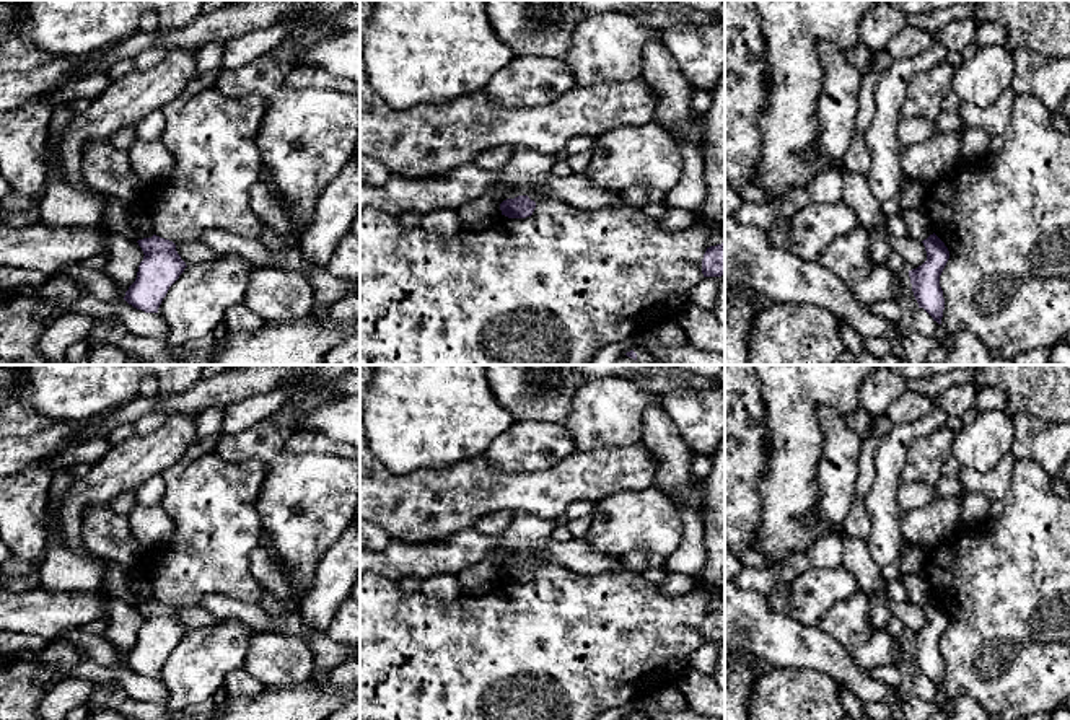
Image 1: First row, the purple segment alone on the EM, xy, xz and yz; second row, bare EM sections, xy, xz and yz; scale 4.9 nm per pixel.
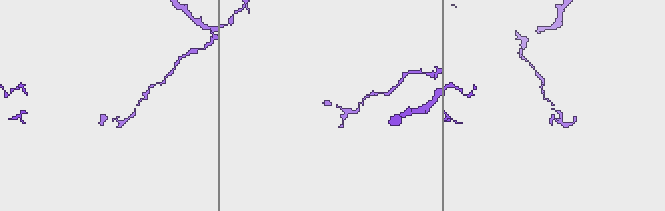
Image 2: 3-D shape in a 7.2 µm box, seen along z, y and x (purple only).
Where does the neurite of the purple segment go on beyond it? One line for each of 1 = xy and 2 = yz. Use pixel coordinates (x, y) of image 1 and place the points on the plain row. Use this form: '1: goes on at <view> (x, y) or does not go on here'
1: does not go on here
2: does not go on here

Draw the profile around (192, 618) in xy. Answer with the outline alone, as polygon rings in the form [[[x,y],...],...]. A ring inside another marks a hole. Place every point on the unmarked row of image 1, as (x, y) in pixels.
[[[200,606],[178,608],[176,616],[181,621],[181,624],[186,627],[186,630],[208,627],[220,621],[218,617],[215,617],[213,614],[210,614]]]

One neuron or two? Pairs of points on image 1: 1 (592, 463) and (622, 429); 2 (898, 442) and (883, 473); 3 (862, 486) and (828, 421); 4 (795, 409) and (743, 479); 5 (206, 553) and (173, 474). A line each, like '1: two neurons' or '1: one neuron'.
1: two neurons
2: one neuron
3: two neurons
4: two neurons
5: one neuron

